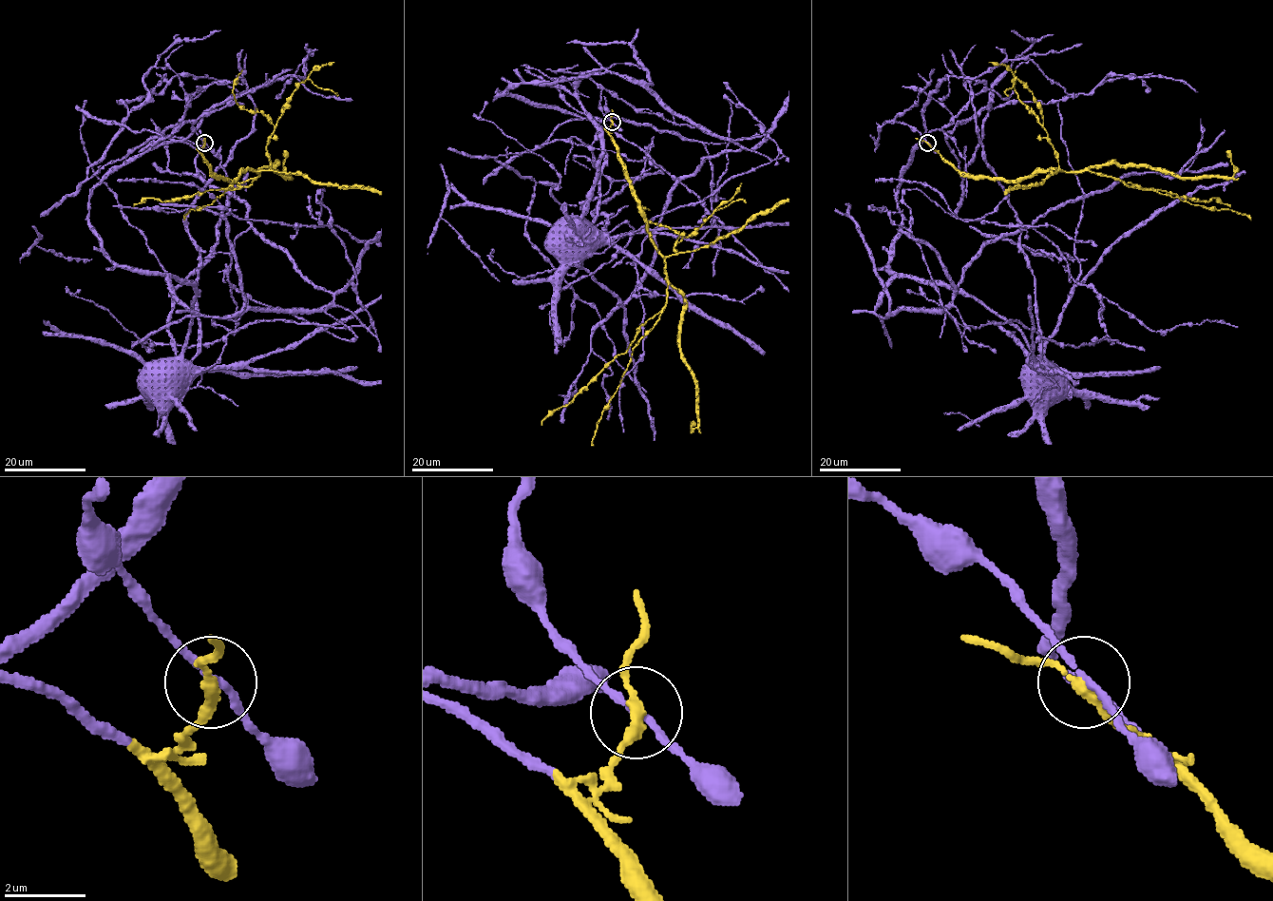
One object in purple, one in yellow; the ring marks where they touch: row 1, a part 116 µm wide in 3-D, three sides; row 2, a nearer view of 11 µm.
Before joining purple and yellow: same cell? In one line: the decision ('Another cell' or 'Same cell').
Same cell

